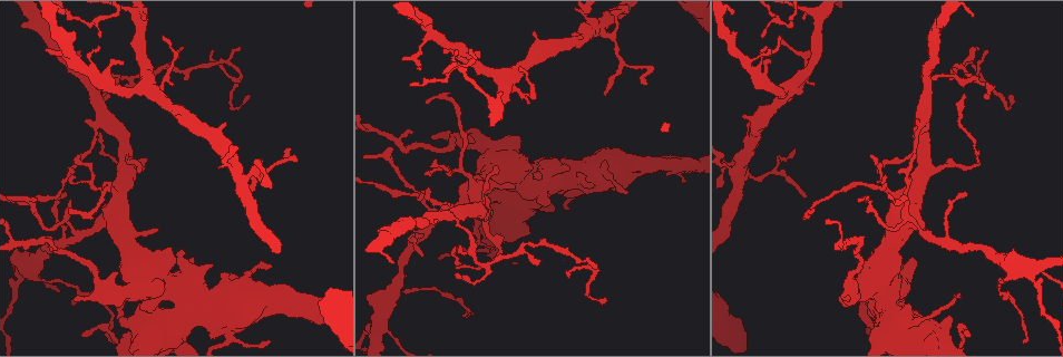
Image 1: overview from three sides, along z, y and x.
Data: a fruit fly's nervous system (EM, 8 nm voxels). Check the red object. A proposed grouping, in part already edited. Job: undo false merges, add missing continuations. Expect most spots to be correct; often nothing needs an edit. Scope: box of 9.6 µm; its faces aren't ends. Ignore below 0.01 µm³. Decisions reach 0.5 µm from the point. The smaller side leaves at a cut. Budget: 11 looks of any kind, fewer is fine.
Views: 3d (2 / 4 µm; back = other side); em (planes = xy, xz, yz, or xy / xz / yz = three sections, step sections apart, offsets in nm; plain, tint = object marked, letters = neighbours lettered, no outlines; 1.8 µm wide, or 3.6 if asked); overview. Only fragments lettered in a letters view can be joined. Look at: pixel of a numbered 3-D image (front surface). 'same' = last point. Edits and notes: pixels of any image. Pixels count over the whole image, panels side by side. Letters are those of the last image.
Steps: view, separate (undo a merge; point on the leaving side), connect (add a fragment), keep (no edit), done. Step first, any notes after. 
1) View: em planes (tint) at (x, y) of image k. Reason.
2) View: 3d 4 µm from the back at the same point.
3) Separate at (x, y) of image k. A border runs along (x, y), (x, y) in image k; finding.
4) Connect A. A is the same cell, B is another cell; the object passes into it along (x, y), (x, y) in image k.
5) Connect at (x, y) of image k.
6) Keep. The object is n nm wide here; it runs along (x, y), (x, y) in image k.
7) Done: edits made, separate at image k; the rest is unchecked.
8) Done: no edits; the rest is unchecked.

View: em 3.6 µm xz step 8 (plain) at (907, 319) of image 1. Thick turns thin.

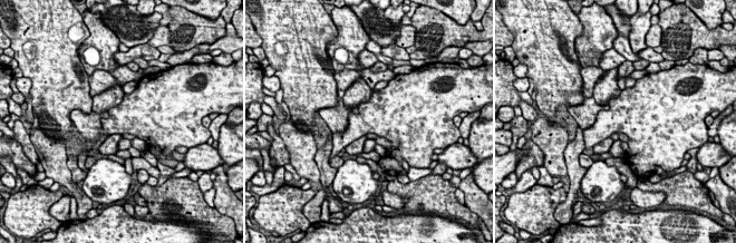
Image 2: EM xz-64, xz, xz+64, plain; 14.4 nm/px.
View: em 3.6 µm xz step 8 (letters) at the same point.

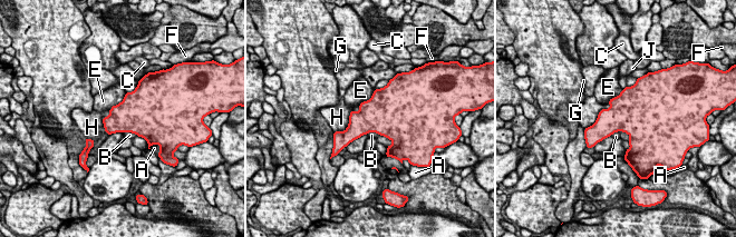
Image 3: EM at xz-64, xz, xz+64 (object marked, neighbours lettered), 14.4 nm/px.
Keep. The object is 460 nm wide here; A, B, C, E, F, G, H and J are other cells; one neuron here.

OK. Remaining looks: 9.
View: 3d 4 µm from the back at (23, 273) of image 1. Four arms meet.

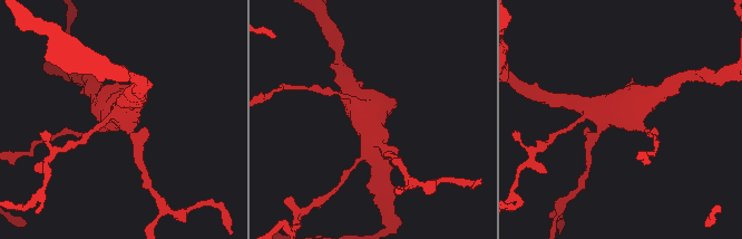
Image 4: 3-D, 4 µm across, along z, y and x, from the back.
View: em yz step 8 (letters) at (123, 113) of image 4. 4 arms meet here.

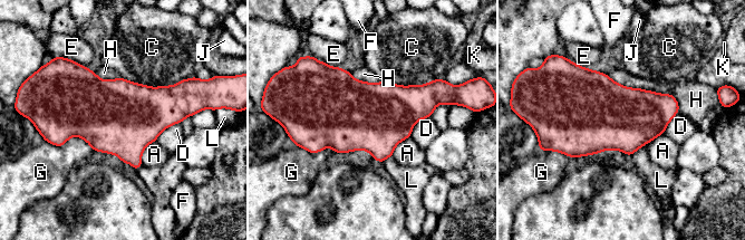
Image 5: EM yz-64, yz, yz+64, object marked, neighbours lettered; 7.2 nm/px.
View: em planes (letters) at the same point. Cut it another way.

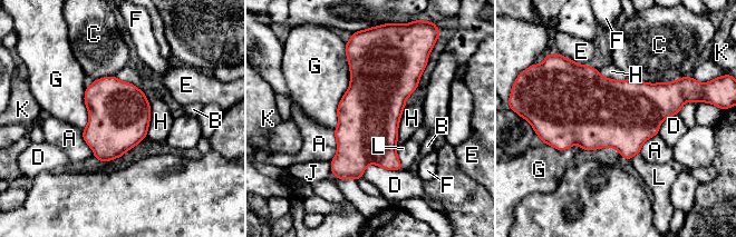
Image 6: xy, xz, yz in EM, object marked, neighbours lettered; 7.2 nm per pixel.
Keep. A, B, C, D, E, F, G, H, J, K and L are other cells; a border runs along (397, 140), (396, 155), (404, 168) in image 6; one neuron here.

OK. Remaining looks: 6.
View: 3d 4 µm at (974, 69) of image 1. Sharp bend.

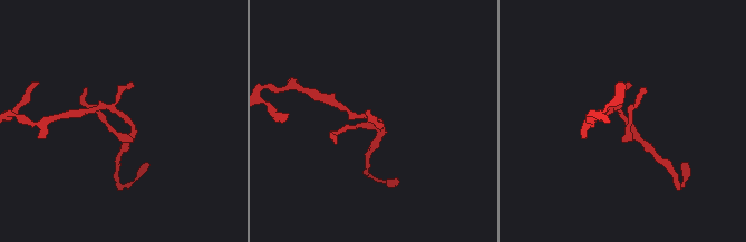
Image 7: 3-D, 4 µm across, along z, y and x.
View: em xz step 16 (letters) at (626, 122) of image 7.

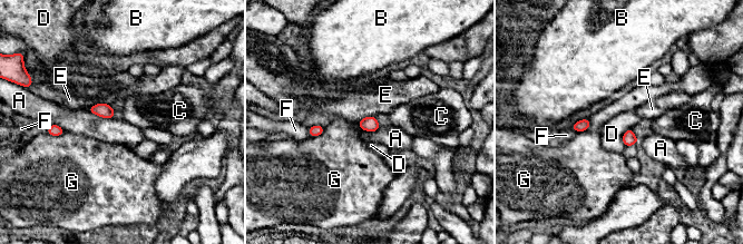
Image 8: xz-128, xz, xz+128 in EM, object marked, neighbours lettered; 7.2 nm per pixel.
Keep. A, B, C, D, E, F and G are other cells; a border runs along (106, 103), (97, 103), (87, 109) in image 8; all the same neuron.

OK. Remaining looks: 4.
View: em planes (letters) at (926, 86) of image 1. Calibre changes.

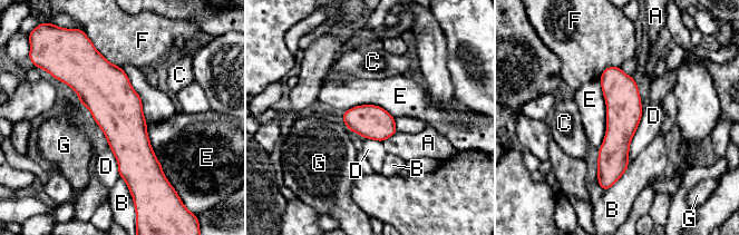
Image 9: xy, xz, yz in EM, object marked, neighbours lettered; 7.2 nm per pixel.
Keep. The object is 240 nm wide here; A, B, C, D, E, F and G are other cells; a border runs along (599, 79), (605, 103), (600, 147) in image 9; one neuron here.

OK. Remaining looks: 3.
Done: no edits; the rest is unchecked.

